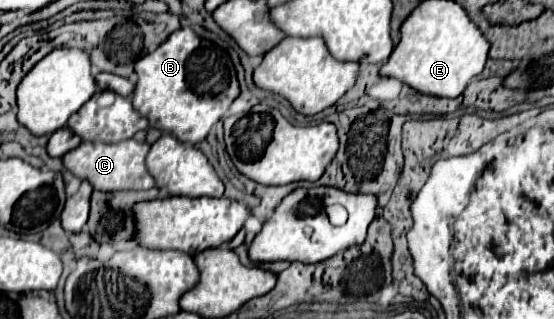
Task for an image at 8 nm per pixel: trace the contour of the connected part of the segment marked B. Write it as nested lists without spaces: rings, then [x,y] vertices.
[[[189,28],[173,32],[155,52],[137,60],[135,74],[139,78],[133,90],[133,108],[149,120],[151,128],[177,136],[187,146],[205,140],[211,126],[239,96],[235,68],[227,52],[201,40]]]

